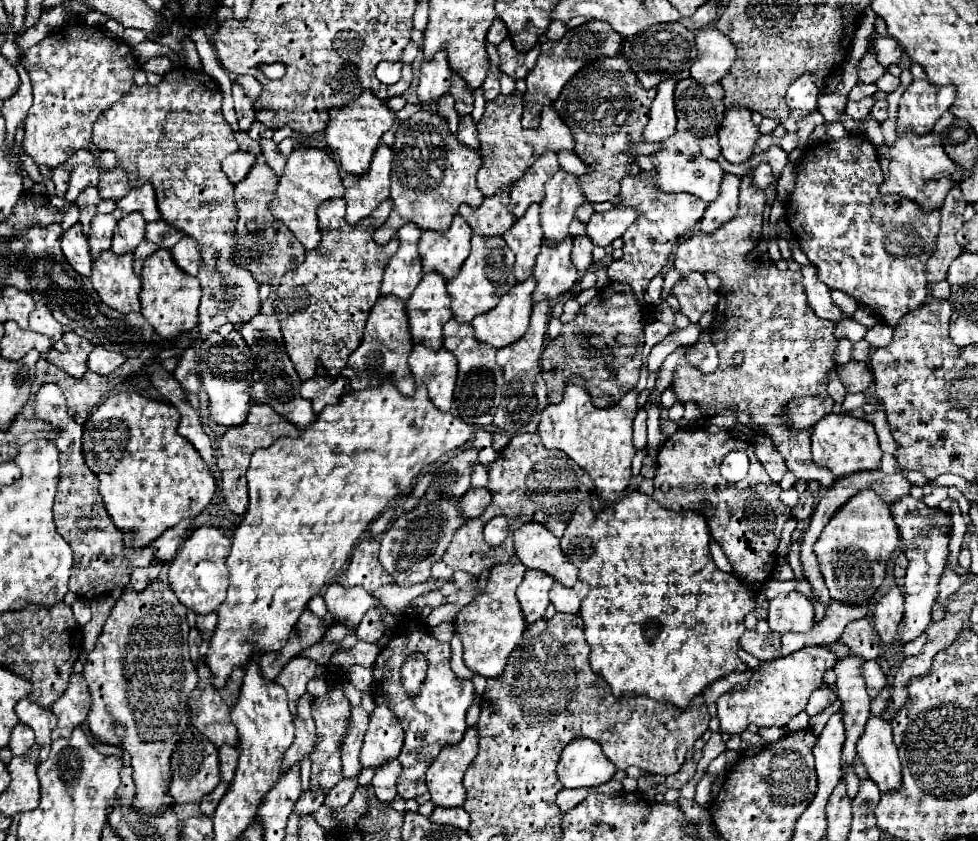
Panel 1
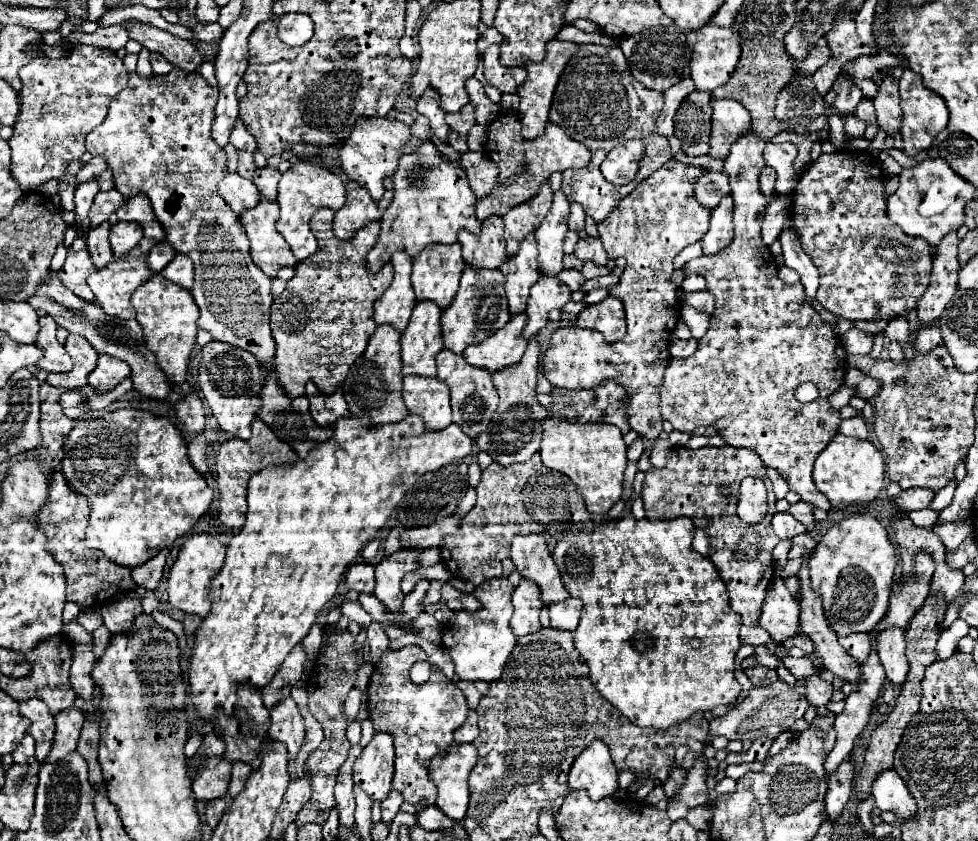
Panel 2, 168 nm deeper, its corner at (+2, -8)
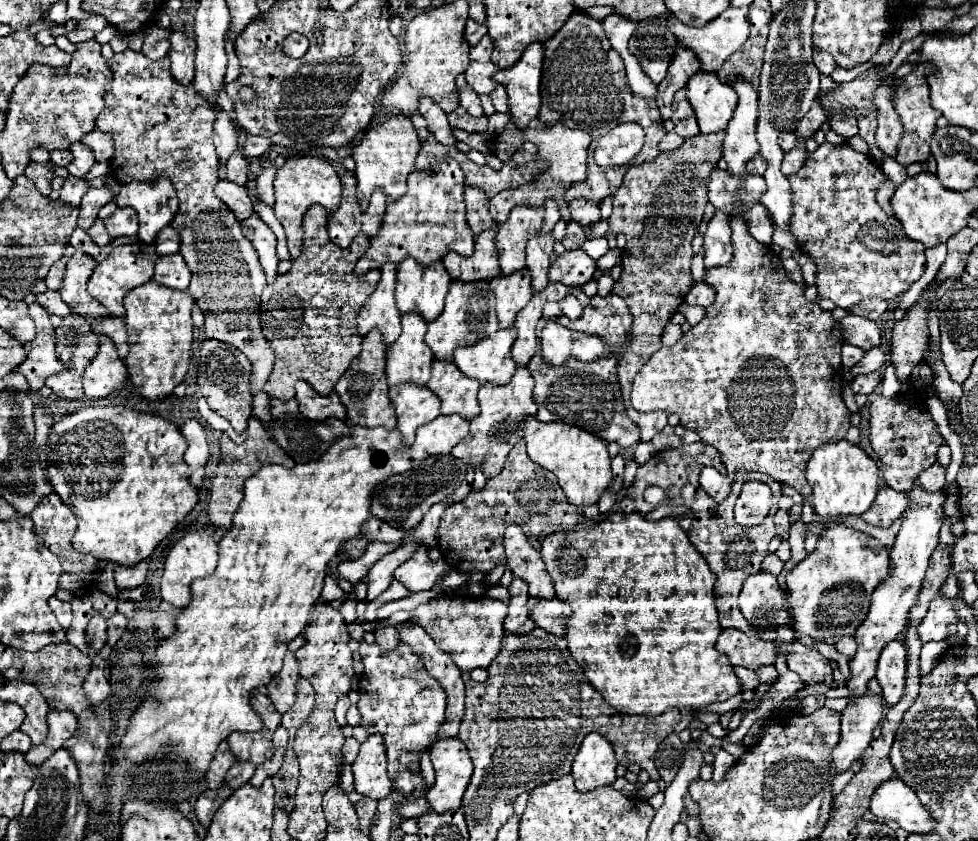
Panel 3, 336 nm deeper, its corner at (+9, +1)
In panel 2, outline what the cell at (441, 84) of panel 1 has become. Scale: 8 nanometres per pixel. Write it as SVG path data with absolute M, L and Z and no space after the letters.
M426 89L424 95L418 99L418 113L430 119L430 127L434 131L434 135L442 141L448 143L448 125L444 121L444 111L440 109L440 101L438 101L438 93L434 89Z

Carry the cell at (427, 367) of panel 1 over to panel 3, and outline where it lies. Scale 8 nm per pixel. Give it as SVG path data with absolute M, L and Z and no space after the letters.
M395 384L389 388L389 398L397 410L397 428L401 430L405 444L413 444L415 430L441 414L437 396L421 384Z

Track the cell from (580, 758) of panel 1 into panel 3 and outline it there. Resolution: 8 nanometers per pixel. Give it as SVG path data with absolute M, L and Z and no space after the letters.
M591 732L583 738L579 752L575 754L573 760L573 768L571 768L571 776L575 778L575 786L577 790L595 790L599 786L611 786L615 782L615 768L617 768L617 760L615 760L615 752L611 748L611 744L597 732Z

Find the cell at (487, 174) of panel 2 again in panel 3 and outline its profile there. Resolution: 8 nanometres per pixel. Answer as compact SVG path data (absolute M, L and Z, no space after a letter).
M465 186L465 204L467 204L467 222L473 230L475 236L479 236L479 232L483 232L489 226L495 226L495 220L489 216L489 208L487 208L489 198L485 196L485 192L481 192L481 188L469 188Z

